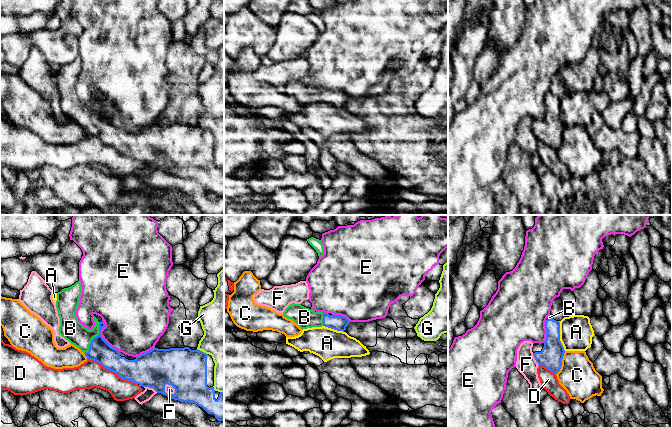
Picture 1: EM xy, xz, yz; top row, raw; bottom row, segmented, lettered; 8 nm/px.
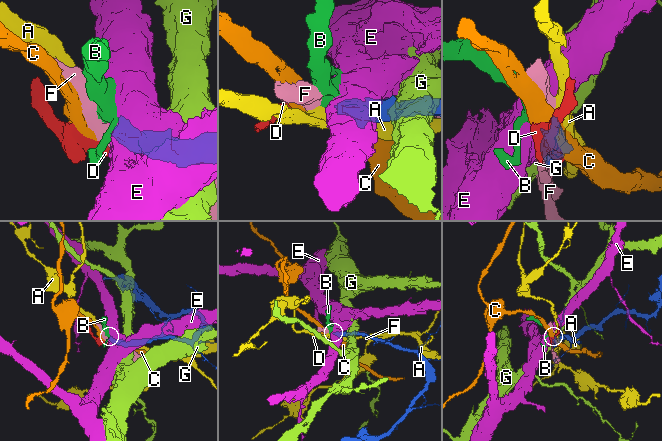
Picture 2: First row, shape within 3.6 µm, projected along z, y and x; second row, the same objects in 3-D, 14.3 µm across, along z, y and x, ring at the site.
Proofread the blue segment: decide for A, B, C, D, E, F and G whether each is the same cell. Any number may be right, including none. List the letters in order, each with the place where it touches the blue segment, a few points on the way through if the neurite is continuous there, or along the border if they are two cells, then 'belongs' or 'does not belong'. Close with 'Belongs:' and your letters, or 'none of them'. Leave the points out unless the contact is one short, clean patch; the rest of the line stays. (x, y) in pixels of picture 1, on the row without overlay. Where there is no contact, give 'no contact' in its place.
A: contact yz (559, 112); does not belong
B: contact xy (93, 114); way xy (100, 127), (93, 120), (93, 114), (82, 114), (70, 104); belongs
C: contact yz (561, 139); does not belong
D: contact xy (112, 147); border xy (87, 134), (99, 138), (122, 154), (137, 160); does not belong
E: contact xy (102, 113); does not belong
F: contact xy (173, 163); does not belong
G: contact xy (201, 127); does not belong
Belongs: B

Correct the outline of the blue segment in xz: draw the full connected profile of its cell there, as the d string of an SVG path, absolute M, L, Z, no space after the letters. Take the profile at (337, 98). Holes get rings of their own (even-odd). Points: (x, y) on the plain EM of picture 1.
M290 80L283 88L284 93L293 96L302 106L312 103L328 103L337 107L345 107L350 97L341 91L329 91L315 88L301 80Z

